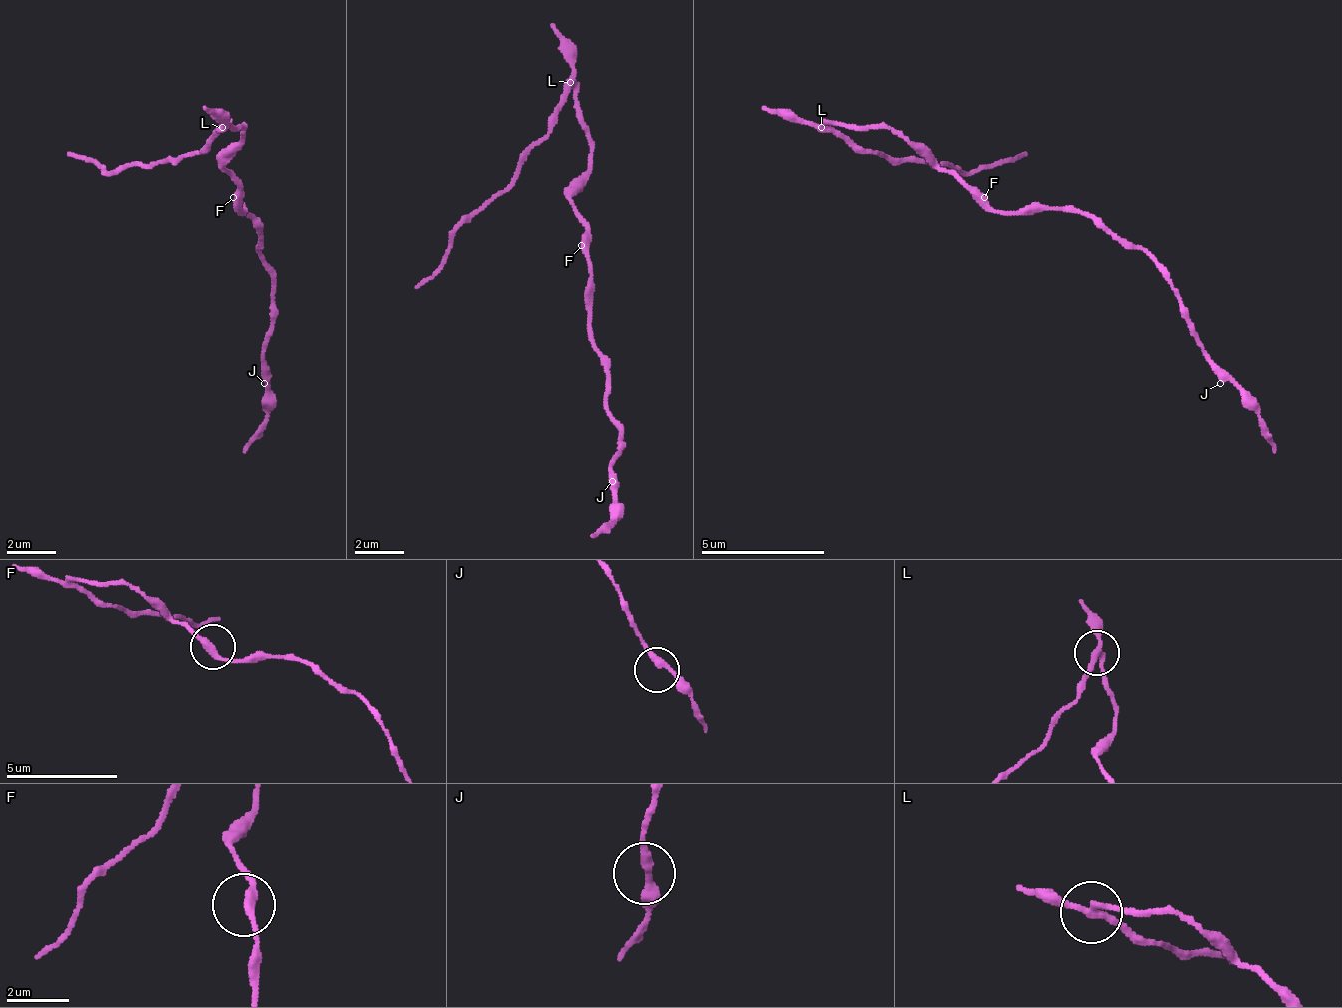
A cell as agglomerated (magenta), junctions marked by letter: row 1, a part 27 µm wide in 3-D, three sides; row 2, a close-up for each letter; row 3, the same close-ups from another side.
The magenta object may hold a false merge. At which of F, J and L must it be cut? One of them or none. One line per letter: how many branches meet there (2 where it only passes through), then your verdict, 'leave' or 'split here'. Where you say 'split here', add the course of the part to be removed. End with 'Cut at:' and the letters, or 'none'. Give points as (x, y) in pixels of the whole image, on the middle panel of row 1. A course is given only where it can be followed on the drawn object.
F: branches 2; leave
J: branches 2; leave
L: branches 3; split here; course (568, 84), (525, 165), (456, 233), (413, 289)
Cut at: L

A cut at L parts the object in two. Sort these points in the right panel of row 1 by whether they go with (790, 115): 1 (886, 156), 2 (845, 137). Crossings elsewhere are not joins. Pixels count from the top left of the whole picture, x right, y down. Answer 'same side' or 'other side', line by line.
1: other side
2: other side

